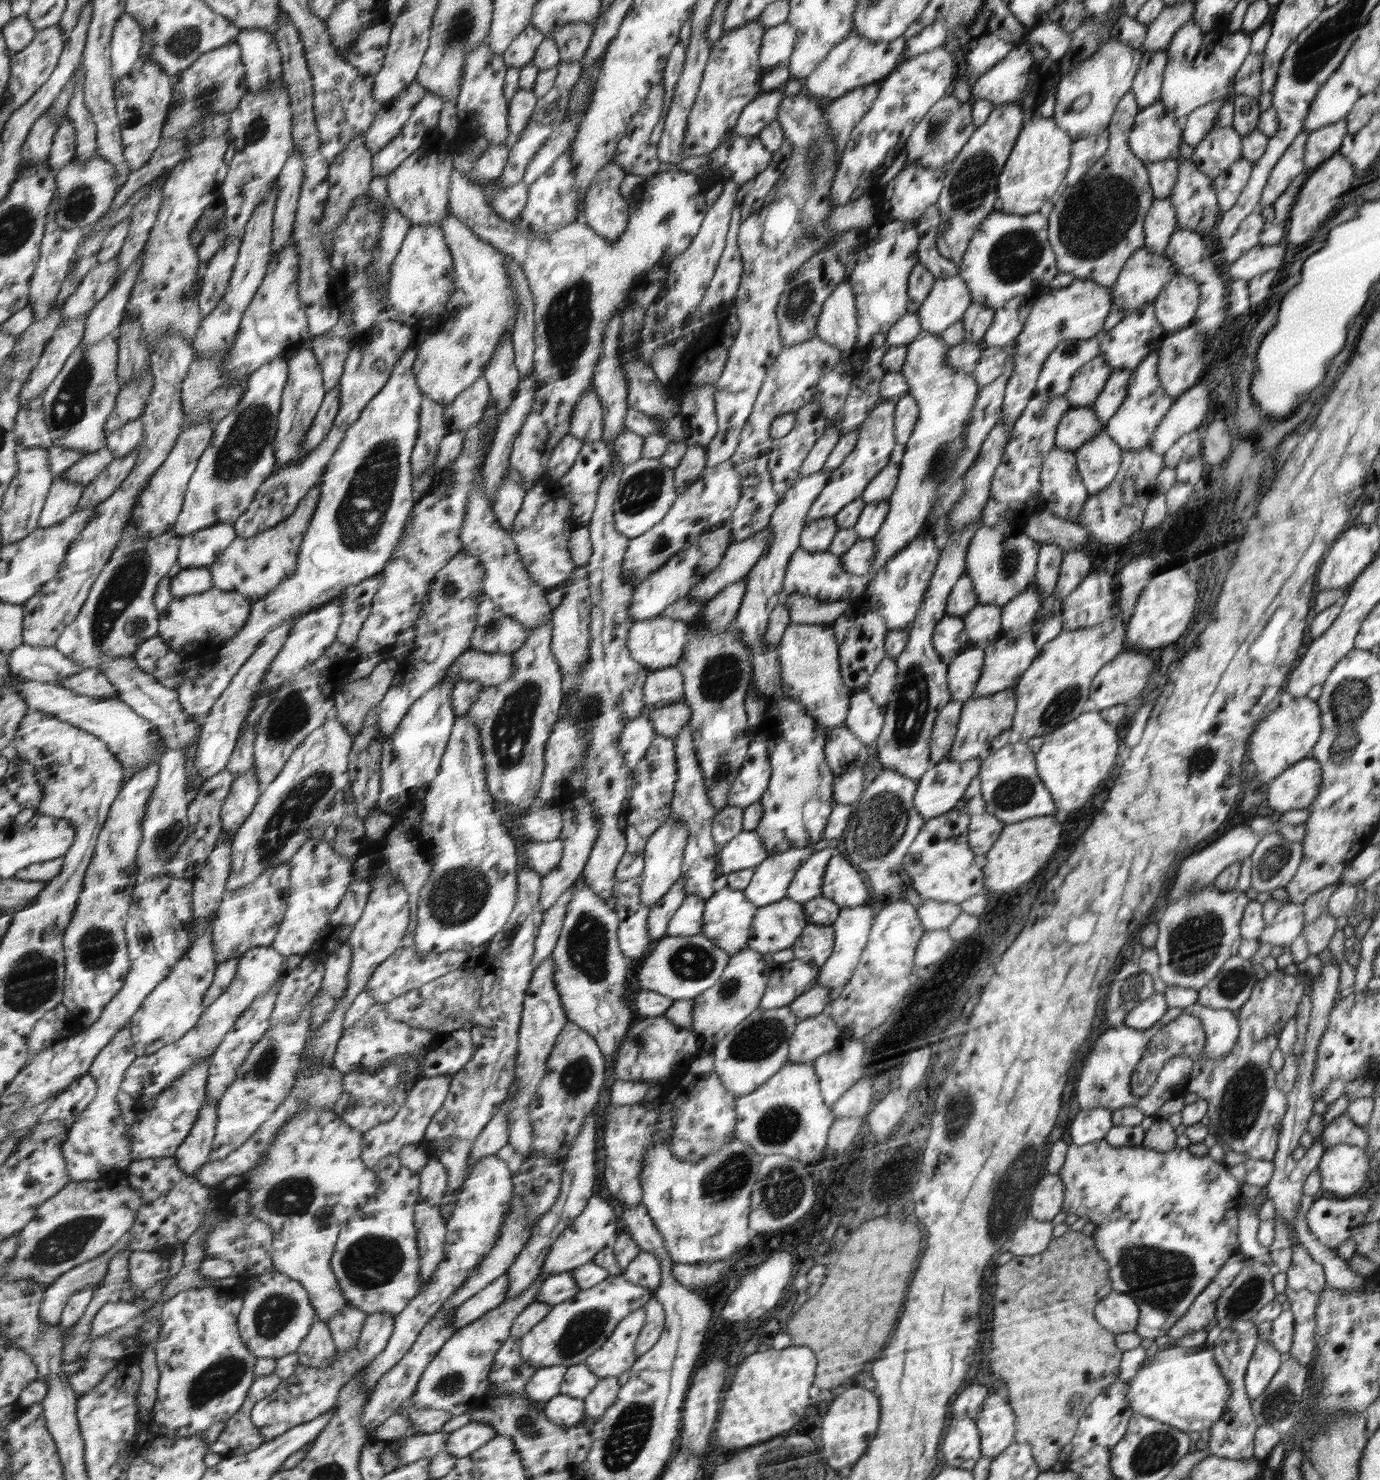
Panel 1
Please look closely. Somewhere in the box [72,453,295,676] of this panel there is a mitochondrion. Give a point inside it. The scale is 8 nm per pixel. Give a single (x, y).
(123, 588)

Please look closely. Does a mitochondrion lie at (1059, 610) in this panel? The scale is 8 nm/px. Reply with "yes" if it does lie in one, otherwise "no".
no

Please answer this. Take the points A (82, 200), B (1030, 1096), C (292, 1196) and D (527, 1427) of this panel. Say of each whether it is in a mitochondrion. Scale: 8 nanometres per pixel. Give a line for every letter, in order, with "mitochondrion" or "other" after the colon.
A: mitochondrion
B: other
C: mitochondrion
D: mitochondrion

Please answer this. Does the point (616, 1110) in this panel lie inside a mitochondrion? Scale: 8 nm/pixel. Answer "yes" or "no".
no

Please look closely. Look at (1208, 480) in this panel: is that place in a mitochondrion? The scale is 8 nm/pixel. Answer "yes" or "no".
no

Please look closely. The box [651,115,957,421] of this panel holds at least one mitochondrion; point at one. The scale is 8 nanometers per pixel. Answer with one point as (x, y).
(795, 308)

